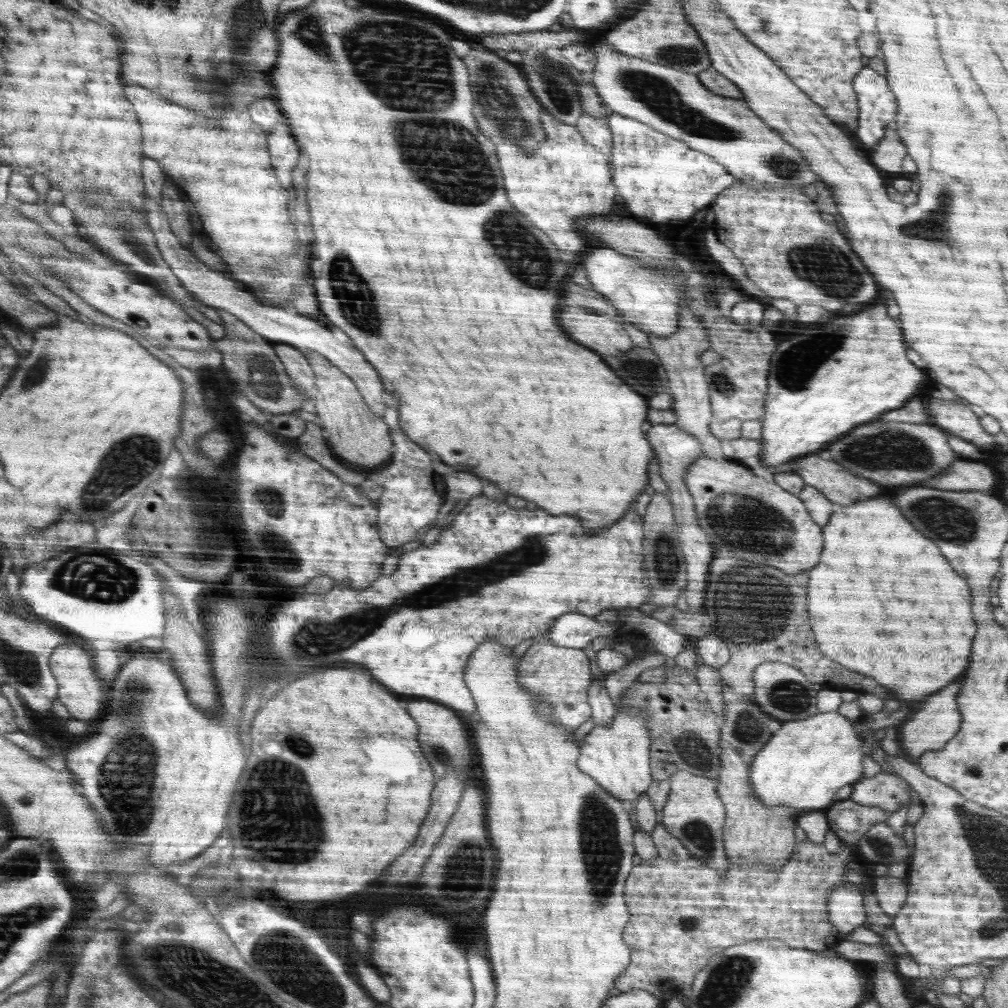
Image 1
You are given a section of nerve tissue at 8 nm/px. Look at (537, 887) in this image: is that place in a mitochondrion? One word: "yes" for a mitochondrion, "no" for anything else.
no

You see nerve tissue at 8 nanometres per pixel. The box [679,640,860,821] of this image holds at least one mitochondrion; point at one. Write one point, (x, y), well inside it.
(788, 696)

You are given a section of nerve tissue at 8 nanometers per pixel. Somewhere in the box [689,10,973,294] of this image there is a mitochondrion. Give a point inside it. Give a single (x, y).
(933, 229)

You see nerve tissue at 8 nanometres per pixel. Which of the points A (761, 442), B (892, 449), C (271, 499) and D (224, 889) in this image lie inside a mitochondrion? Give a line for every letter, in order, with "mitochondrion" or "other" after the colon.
A: other
B: mitochondrion
C: mitochondrion
D: mitochondrion

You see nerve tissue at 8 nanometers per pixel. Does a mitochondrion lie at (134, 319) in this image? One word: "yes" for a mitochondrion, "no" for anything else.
no

